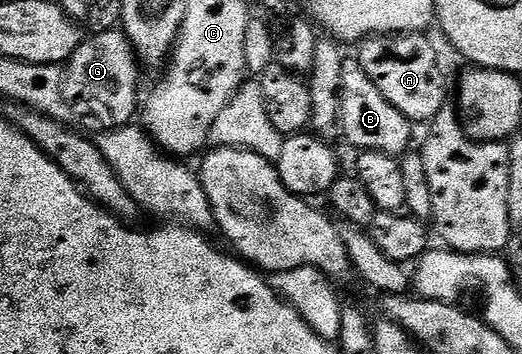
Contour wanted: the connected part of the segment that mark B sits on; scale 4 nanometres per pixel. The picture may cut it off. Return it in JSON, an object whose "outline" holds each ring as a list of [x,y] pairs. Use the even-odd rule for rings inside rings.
{"outline":[[[356,58],[346,59],[343,66],[341,86],[341,126],[340,135],[345,135],[349,144],[354,144],[357,150],[379,150],[388,156],[402,157],[410,151],[413,140],[414,125],[406,116],[399,114],[379,90],[375,90],[375,82],[367,78],[363,66]]]}

